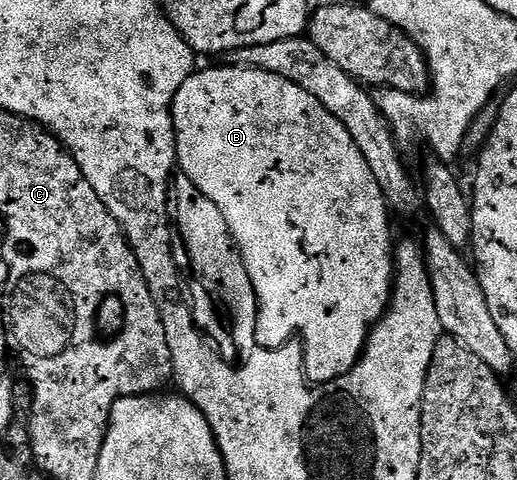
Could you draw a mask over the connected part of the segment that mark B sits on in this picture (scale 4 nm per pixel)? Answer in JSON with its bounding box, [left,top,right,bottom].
[172,65,396,383]

